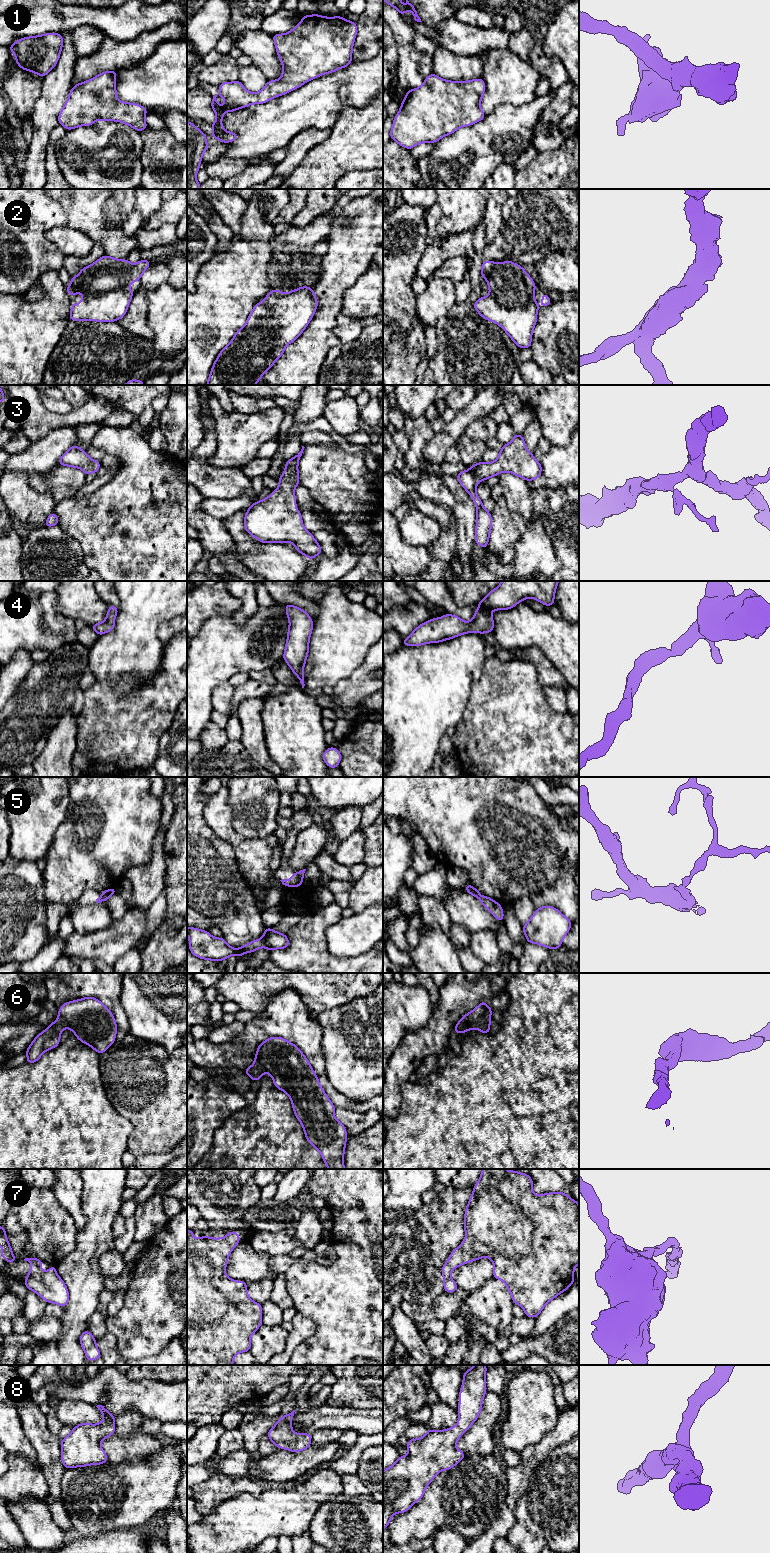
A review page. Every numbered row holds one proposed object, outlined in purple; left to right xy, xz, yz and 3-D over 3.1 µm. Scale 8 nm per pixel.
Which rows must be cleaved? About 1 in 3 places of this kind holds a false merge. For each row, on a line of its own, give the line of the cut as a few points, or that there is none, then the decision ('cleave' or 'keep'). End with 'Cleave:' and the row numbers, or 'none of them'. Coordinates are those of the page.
1: no cut; keep
2: no cut; keep
3: no cut; keep
4: no cut; keep
5: cut in xz along (296, 873), (301, 878); cleave
6: no cut; keep
7: no cut; keep
8: no cut; keep
Cleave: 5

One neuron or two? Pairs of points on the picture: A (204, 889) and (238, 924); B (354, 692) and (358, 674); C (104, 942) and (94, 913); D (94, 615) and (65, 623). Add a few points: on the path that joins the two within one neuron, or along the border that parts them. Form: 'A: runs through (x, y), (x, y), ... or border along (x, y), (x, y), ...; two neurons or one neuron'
A: runs through (213, 898), (230, 915); one neuron
B: runs through (356, 688), (358, 686), (358, 678); one neuron
C: border along (113, 920), (102, 929), (88, 933), (77, 933); two neurons
D: border along (59, 601), (57, 611), (74, 620); two neurons

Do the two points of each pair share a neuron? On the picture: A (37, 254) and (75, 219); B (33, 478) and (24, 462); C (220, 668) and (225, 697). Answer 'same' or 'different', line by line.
A: different
B: different
C: different

